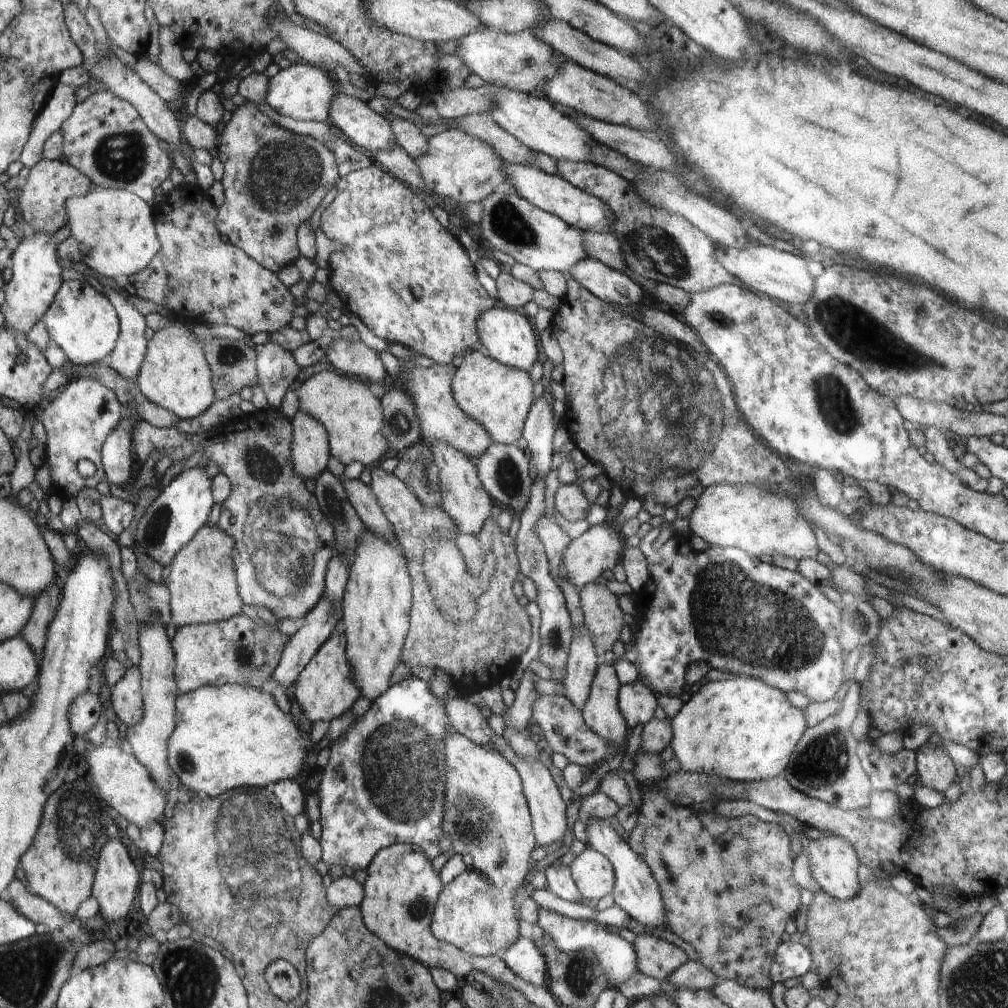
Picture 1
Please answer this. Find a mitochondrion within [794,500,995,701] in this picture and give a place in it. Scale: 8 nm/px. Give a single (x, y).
(857, 620)

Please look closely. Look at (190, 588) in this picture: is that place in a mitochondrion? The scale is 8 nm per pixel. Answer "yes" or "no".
no

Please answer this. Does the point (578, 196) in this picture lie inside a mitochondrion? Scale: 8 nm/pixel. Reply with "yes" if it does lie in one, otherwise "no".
no

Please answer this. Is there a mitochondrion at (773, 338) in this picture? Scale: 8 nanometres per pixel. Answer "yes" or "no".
no

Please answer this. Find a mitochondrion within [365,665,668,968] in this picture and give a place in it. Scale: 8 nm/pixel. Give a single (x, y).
(471, 818)

